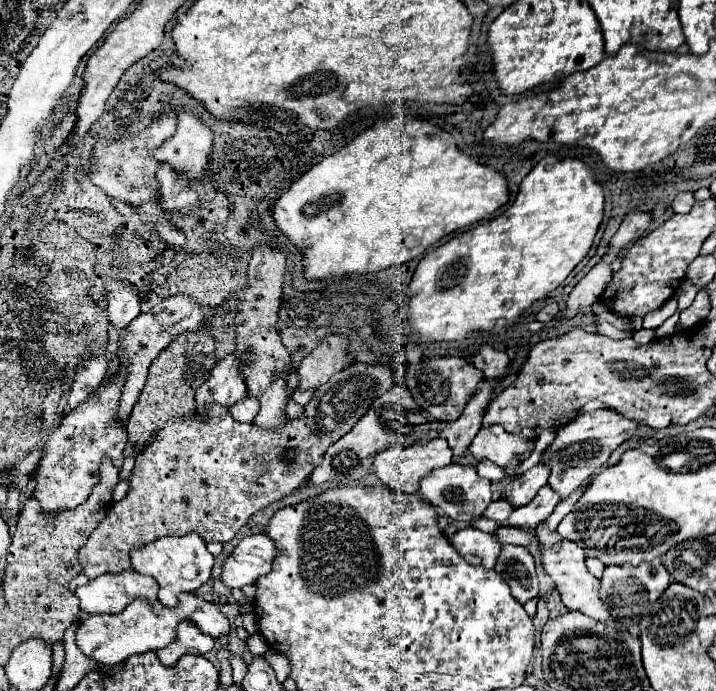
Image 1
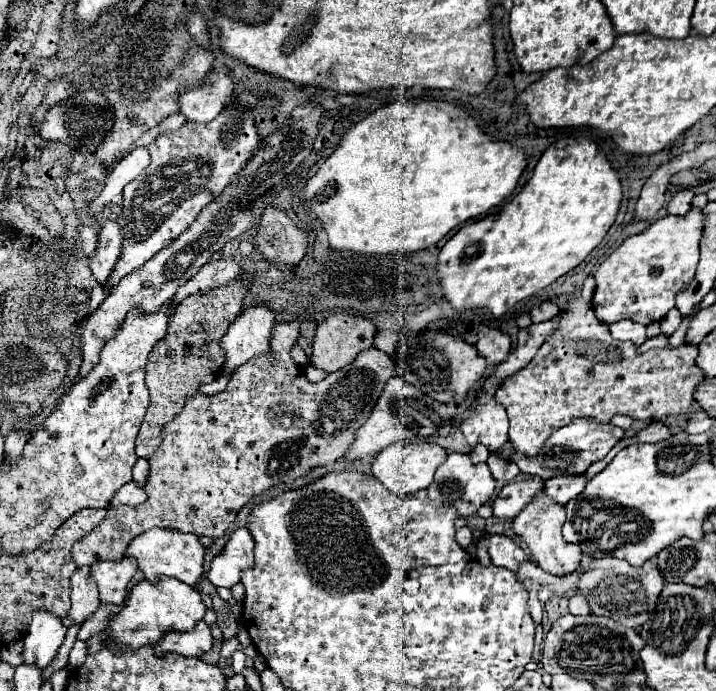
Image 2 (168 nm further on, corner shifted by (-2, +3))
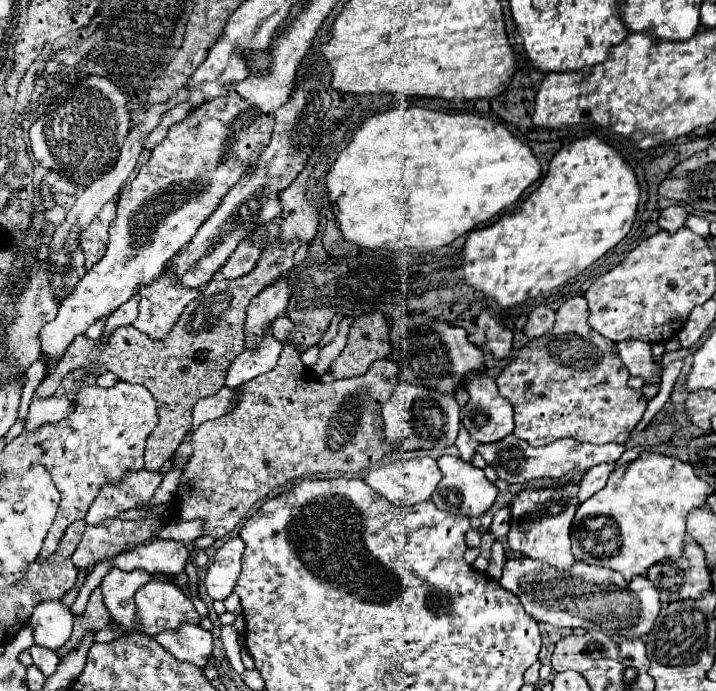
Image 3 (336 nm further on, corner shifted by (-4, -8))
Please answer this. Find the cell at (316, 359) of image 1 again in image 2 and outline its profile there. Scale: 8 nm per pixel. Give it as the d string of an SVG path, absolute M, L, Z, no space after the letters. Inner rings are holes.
M331 314L325 322L319 324L315 332L311 364L325 372L337 372L339 368L351 364L359 352L371 348L373 338L375 338L375 324L369 318L349 316L349 314Z

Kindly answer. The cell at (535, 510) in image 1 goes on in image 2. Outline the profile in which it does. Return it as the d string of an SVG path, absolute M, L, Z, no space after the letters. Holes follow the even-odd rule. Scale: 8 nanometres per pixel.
M565 474L557 478L549 478L545 482L545 494L557 500L559 504L567 504L571 498L579 496L585 488L587 480L583 474Z

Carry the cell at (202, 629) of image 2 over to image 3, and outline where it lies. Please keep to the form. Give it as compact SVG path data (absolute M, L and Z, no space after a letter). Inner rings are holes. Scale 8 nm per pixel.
M183 625L179 631L163 631L155 635L157 643L161 643L177 661L193 663L197 667L205 667L213 651L213 637L199 625Z

